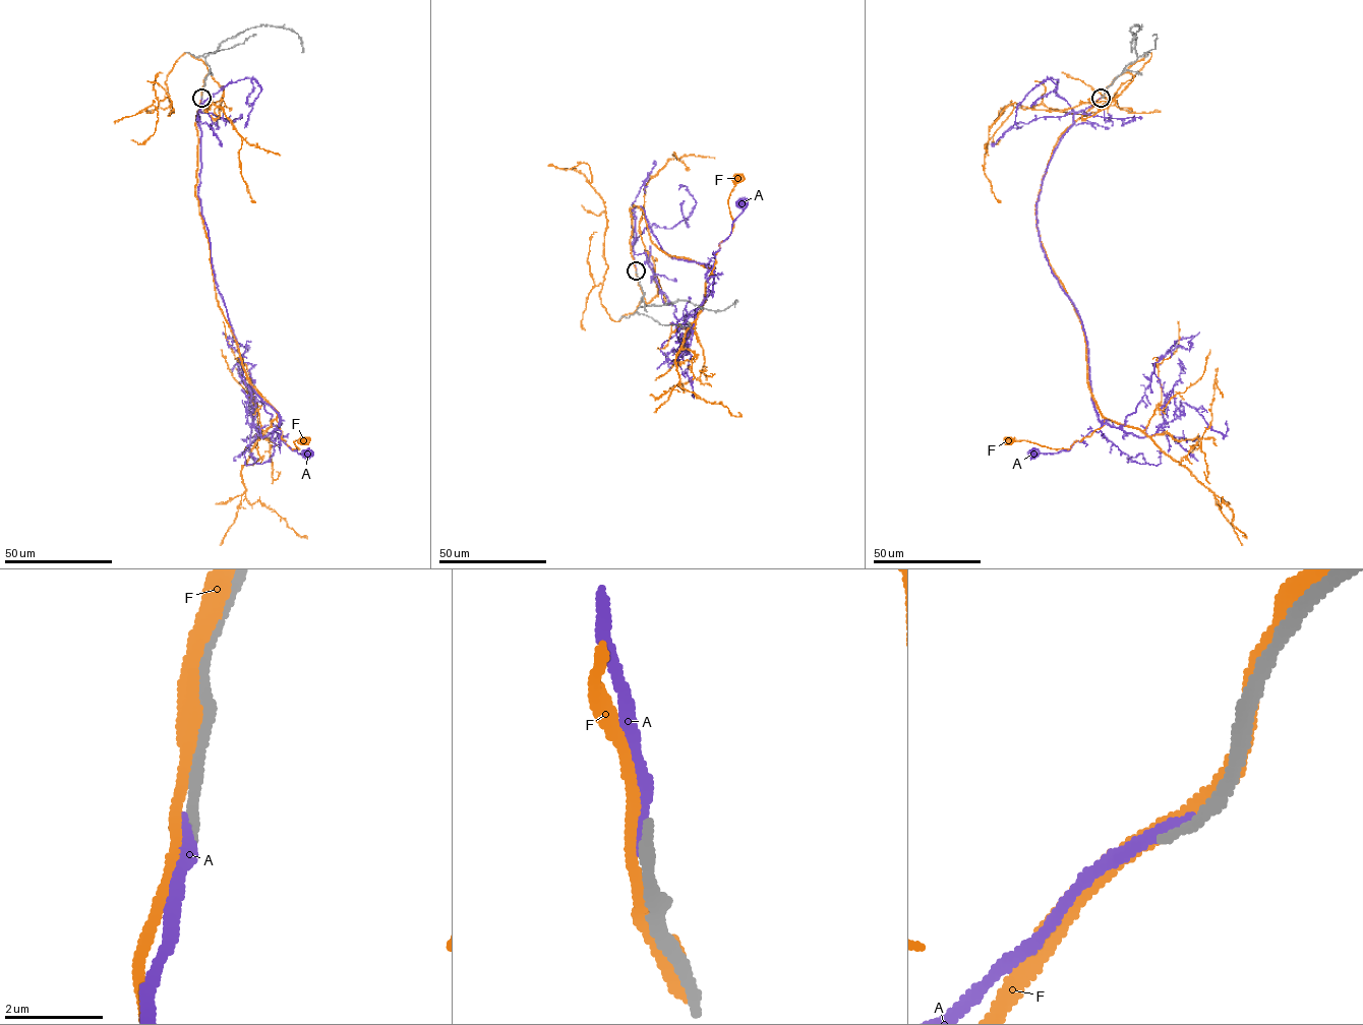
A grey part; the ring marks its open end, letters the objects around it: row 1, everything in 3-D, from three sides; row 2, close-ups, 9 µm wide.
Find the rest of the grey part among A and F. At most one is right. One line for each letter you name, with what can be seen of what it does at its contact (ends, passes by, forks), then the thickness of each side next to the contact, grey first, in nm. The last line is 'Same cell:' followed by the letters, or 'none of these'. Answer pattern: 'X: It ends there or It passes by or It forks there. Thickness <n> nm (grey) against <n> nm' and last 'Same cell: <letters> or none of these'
Same cell: none of these

